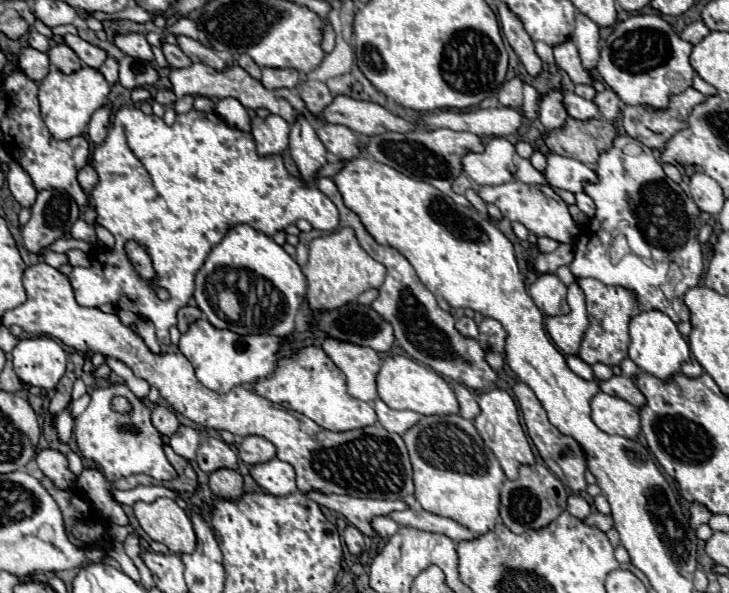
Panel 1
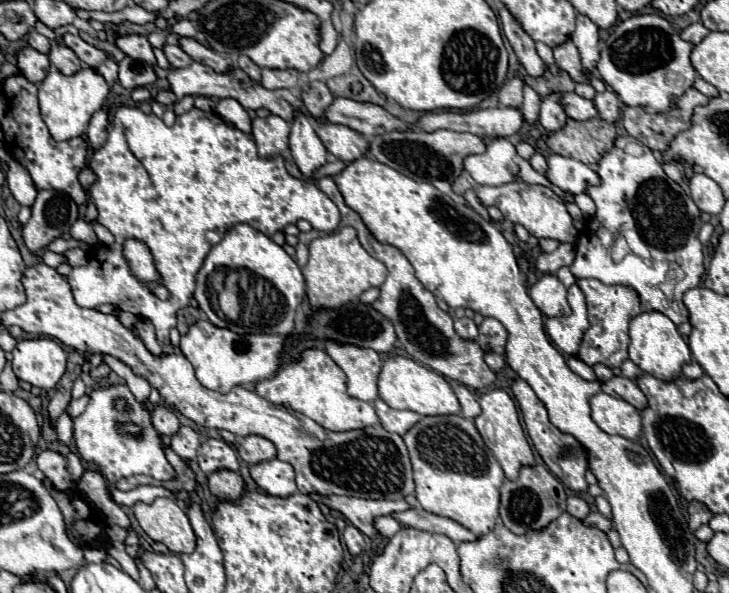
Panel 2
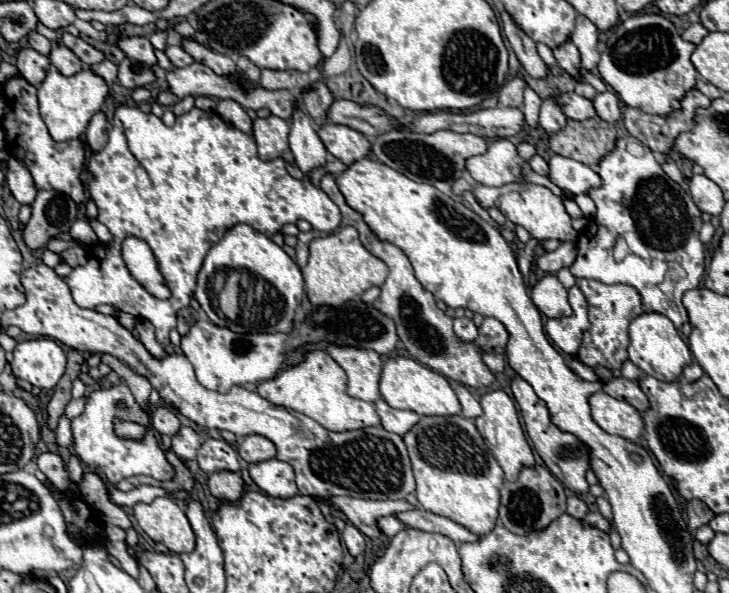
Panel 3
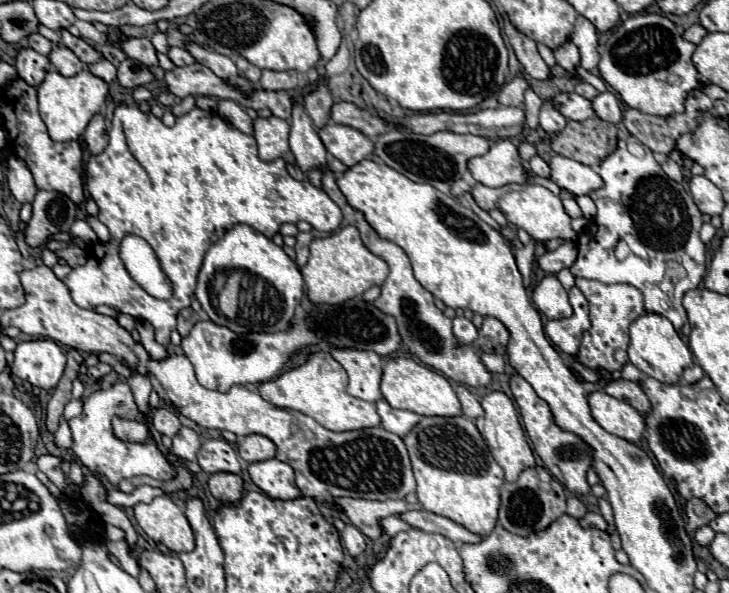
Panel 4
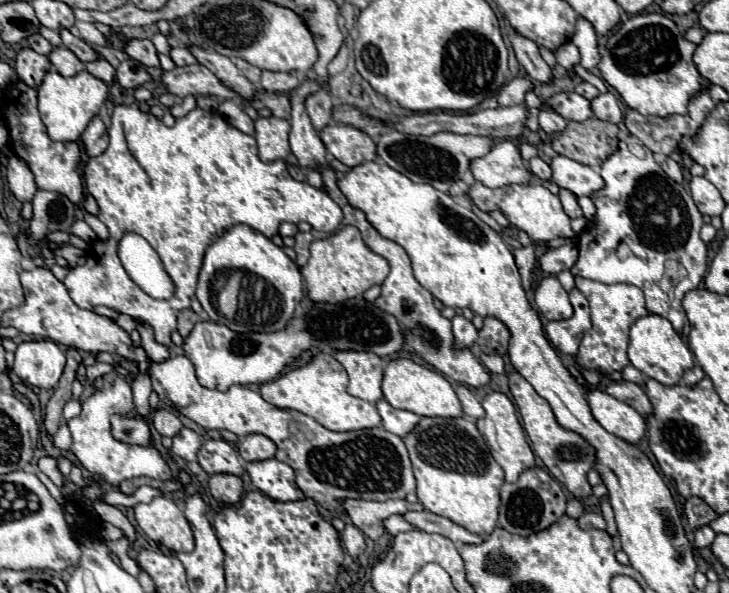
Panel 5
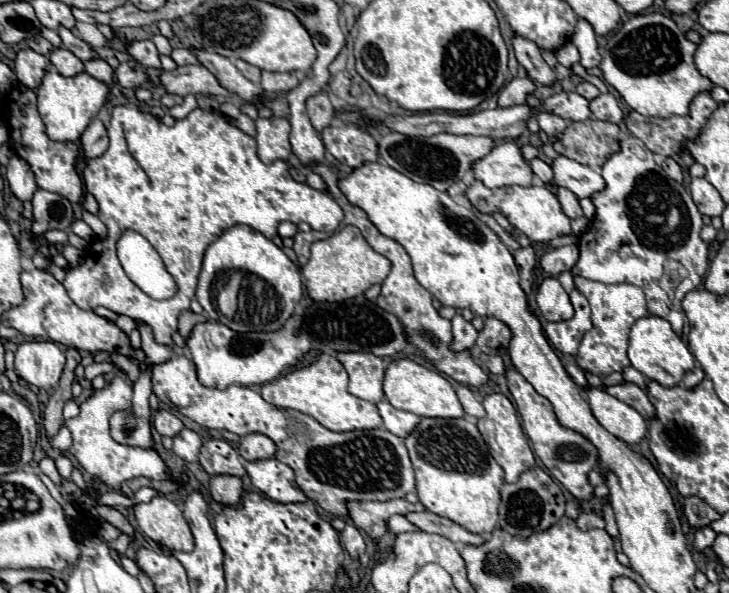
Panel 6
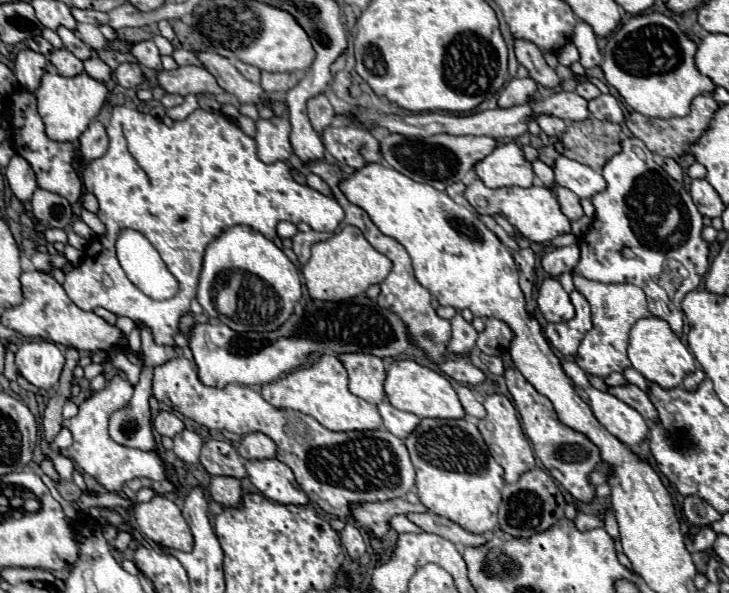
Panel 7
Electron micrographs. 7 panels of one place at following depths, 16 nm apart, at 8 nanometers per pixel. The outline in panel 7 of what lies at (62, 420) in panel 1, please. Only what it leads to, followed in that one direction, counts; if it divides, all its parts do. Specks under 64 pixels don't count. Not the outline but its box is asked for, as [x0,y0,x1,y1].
[51,427,73,449]

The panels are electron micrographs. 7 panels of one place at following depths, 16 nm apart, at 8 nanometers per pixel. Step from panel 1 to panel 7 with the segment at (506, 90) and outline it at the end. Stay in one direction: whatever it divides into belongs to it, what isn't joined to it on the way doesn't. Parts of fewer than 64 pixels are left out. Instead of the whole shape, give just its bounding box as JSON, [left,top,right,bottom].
[498,78,536,108]

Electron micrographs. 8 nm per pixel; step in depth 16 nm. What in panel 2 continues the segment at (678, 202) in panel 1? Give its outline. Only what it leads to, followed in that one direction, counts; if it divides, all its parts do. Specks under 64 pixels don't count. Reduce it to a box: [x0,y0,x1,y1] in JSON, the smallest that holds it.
[570,136,704,326]

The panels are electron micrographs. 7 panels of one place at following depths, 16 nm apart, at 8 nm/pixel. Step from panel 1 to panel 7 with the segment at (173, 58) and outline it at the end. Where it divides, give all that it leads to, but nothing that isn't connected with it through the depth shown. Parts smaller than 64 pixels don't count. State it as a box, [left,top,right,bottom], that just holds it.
[172,50,202,66]

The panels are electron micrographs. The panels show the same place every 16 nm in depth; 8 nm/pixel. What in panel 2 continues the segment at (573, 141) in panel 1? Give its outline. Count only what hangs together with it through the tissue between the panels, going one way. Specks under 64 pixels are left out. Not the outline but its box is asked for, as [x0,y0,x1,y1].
[546,118,616,166]

